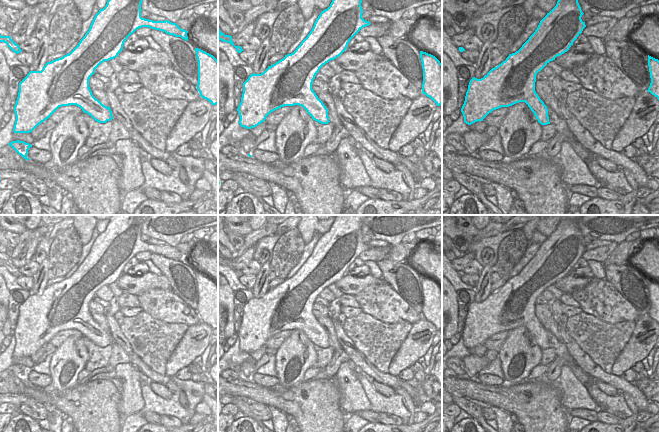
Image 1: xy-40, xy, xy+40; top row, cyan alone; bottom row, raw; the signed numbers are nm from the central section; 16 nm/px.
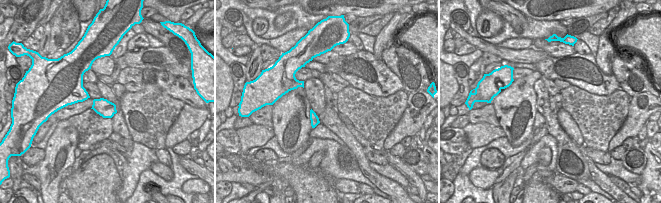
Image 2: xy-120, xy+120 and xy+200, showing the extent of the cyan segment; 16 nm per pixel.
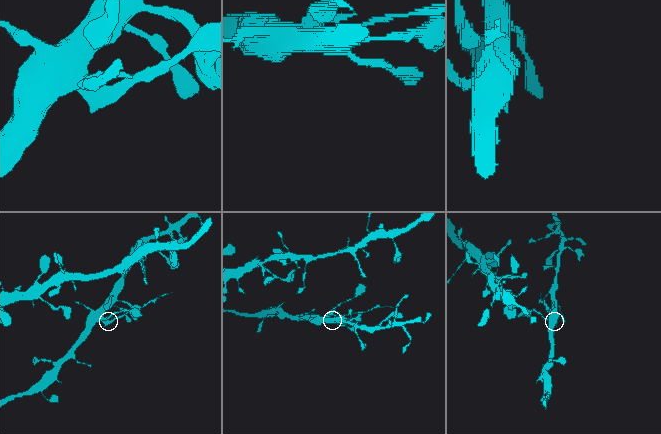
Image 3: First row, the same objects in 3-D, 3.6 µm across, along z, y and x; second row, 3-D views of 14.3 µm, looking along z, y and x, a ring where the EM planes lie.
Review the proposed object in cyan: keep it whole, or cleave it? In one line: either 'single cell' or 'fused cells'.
fused cells

